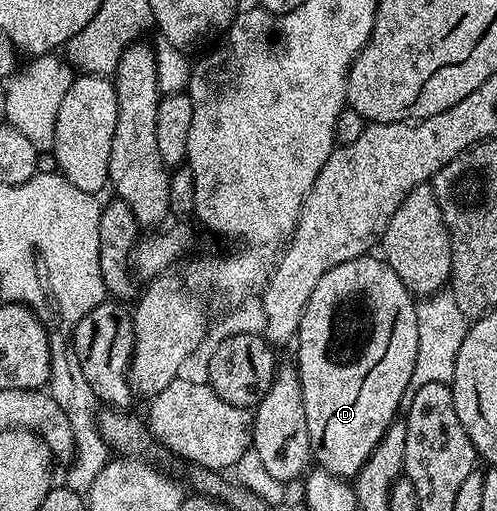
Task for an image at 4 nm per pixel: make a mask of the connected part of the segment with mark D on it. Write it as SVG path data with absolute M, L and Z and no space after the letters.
M366 254L327 270L305 305L297 336L297 370L303 386L311 454L322 470L344 481L354 477L361 465L369 461L369 453L373 453L385 429L396 420L395 414L400 414L417 360L416 300L388 263L379 257L371 258Z

